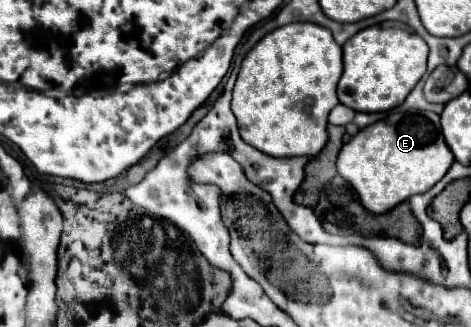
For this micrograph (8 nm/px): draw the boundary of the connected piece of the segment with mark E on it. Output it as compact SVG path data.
M389 113L385 119L361 129L343 145L337 157L337 173L357 191L361 205L375 215L391 211L417 193L429 191L445 177L453 163L447 147L439 115L423 113Z

